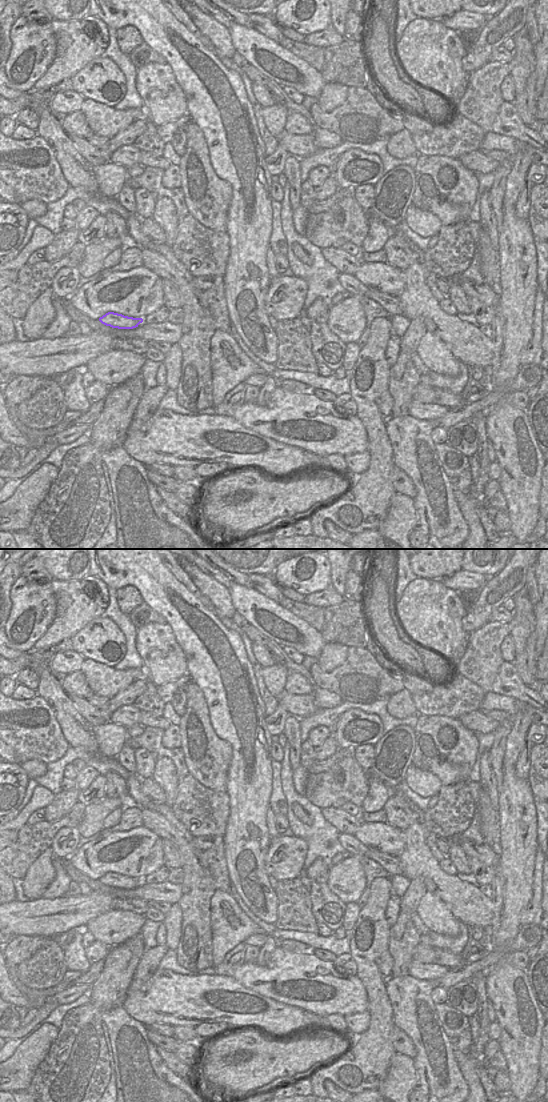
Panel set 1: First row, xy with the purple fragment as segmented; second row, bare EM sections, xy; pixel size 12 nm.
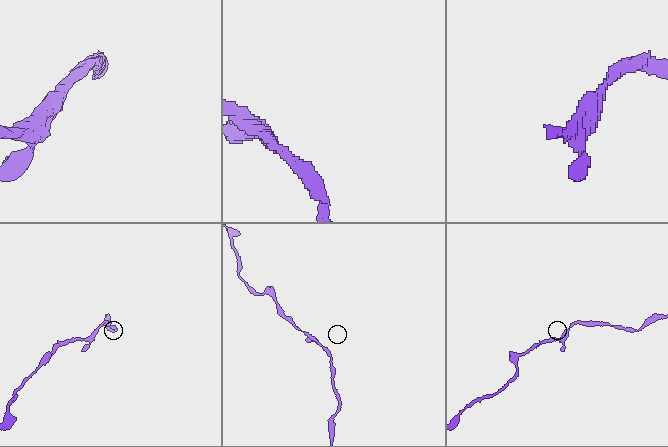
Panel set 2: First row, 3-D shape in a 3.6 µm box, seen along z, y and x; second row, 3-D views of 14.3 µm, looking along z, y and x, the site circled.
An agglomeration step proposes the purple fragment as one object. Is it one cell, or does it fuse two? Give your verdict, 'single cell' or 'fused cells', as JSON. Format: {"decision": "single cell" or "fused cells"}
{"decision": "single cell"}

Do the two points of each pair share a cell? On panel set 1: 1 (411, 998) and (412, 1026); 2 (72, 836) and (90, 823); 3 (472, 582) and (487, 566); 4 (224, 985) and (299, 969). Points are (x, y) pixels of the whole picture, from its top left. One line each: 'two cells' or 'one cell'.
1: one cell
2: two cells
3: two cells
4: two cells

